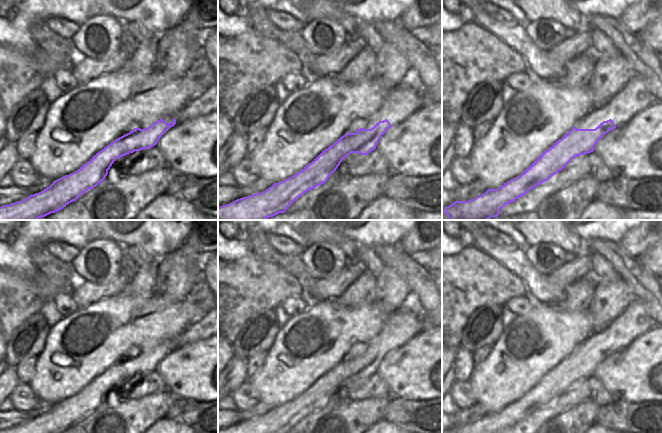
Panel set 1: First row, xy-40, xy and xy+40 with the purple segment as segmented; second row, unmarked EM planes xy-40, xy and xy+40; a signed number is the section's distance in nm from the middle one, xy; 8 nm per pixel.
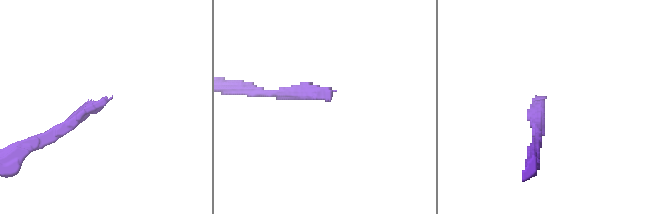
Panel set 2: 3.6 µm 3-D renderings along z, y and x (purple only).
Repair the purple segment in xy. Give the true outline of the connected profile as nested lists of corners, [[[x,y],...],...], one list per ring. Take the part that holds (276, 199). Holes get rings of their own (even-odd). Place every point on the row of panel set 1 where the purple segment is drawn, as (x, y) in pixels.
[[[409,79],[403,85],[388,91],[382,106],[369,118],[355,121],[349,132],[322,151],[311,163],[295,175],[279,182],[261,193],[237,199],[218,207],[218,220],[266,220],[284,213],[307,191],[325,183],[336,171],[342,160],[351,153],[367,155],[376,149],[380,138],[392,127],[408,119],[424,105],[424,94],[416,81]]]

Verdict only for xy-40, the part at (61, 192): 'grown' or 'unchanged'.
grown

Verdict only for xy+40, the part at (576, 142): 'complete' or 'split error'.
split error

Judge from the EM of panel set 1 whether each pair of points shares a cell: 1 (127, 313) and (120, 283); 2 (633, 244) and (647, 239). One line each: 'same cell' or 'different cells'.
1: different cells
2: same cell

